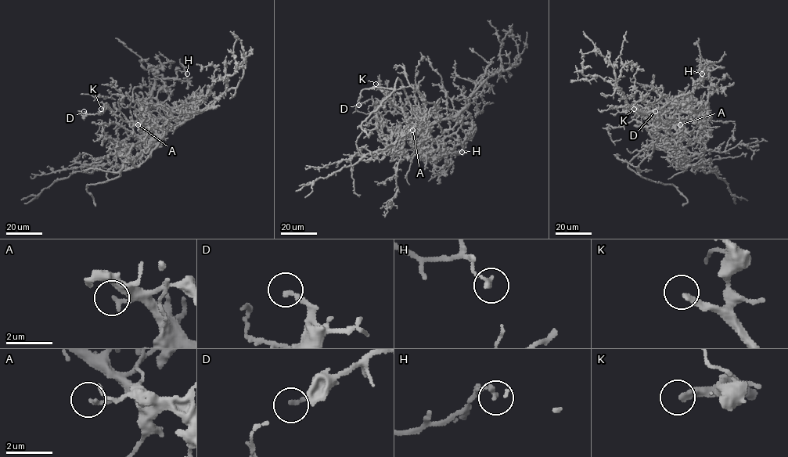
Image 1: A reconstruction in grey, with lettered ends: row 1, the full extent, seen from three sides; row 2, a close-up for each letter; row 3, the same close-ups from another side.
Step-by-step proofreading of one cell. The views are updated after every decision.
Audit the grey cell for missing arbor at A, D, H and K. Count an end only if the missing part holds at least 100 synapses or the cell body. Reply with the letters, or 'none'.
K

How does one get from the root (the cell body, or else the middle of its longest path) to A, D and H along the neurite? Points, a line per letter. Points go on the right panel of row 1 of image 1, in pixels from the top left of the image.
A: (671, 134), (677, 136), (680, 133), (680, 124)
D: (671, 134), (677, 136), (680, 127), (657, 121), (648, 110), (653, 106), (663, 109), (649, 114), (655, 111)
H: (671, 134), (678, 130), (686, 118), (699, 110), (706, 103), (710, 80), (700, 79), (705, 70), (702, 73)

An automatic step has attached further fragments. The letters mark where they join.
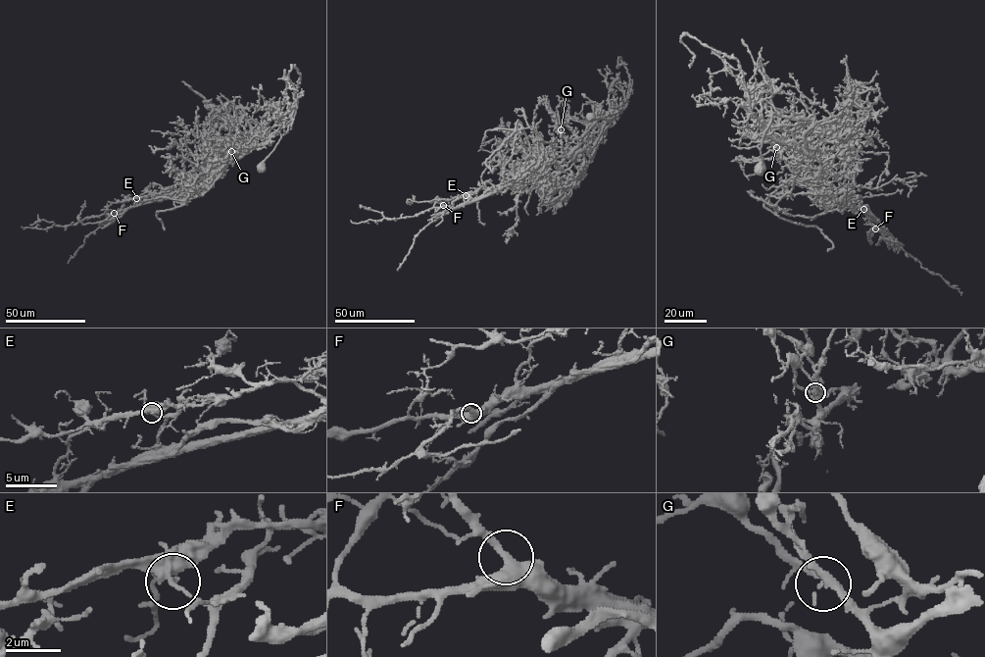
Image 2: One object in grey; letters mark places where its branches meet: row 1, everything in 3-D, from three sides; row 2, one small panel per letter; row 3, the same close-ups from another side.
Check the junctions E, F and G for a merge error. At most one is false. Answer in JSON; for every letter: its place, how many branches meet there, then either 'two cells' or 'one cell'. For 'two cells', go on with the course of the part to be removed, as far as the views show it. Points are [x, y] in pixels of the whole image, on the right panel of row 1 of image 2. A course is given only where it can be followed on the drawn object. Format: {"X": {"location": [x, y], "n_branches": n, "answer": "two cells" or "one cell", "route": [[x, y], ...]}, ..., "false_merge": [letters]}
{"E": {"location": [863, 209], "n_branches": 5, "answer": "two cells", "route": [[863, 209], [872, 216], [816, 189], [819, 162], [802, 133], [756, 123], [736, 59], [685, 34], [690, 68]]}, "F": {"location": [875, 228], "n_branches": 4, "answer": "one cell"}, "G": {"location": [776, 147], "n_branches": 4, "answer": "one cell"}, "false_merge": ["E"]}

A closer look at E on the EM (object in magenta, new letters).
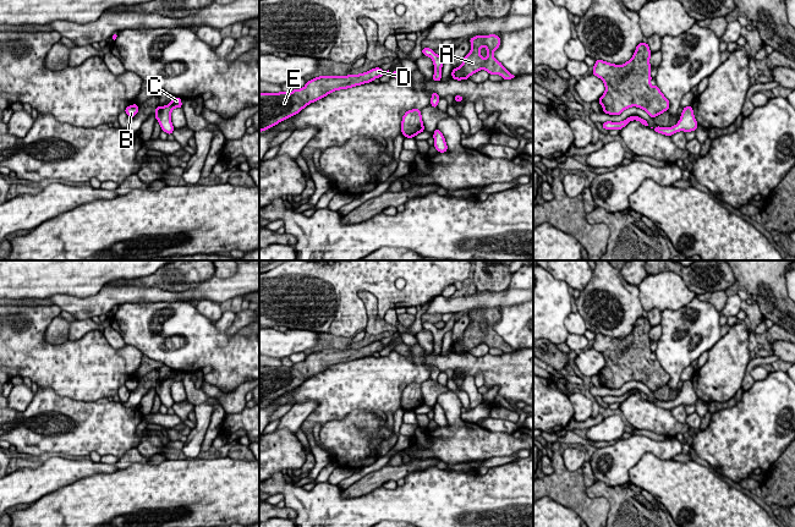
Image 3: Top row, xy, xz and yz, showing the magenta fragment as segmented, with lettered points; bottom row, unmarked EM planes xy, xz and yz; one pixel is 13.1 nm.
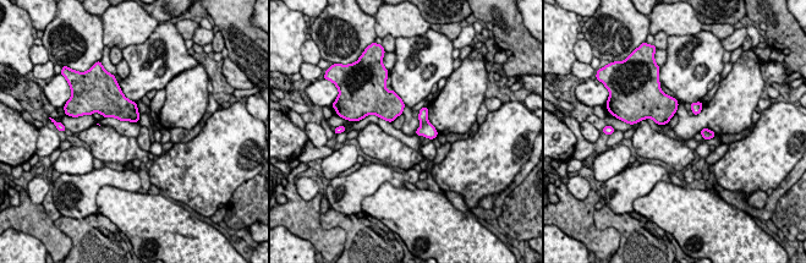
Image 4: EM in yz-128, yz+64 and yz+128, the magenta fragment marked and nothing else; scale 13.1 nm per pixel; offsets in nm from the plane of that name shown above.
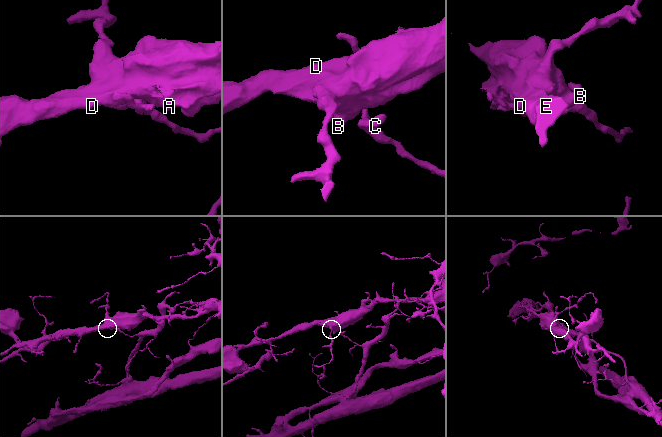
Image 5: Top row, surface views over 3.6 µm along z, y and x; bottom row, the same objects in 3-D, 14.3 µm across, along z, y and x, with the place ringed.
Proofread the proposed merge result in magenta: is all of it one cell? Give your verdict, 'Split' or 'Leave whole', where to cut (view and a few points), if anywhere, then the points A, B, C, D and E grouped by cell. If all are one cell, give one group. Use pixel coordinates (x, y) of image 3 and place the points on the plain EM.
Split. Split along yz (681, 390), (691, 398), (696, 398). Groups: A B D E / C

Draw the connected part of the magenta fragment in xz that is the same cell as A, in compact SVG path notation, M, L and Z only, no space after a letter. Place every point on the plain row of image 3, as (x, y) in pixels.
M495 308L476 309L470 313L472 323L464 331L461 340L451 345L453 353L467 353L479 344L486 344L489 348L500 348L504 353L511 353L511 348L494 330L493 325L500 319L500 312Z

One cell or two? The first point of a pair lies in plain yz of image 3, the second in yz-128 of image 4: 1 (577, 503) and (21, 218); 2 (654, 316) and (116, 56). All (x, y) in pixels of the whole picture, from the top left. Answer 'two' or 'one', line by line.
1: one
2: one

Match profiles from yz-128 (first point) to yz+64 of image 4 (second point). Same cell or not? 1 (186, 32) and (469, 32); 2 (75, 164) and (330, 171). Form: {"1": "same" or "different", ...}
{"1": "different", "2": "same"}

